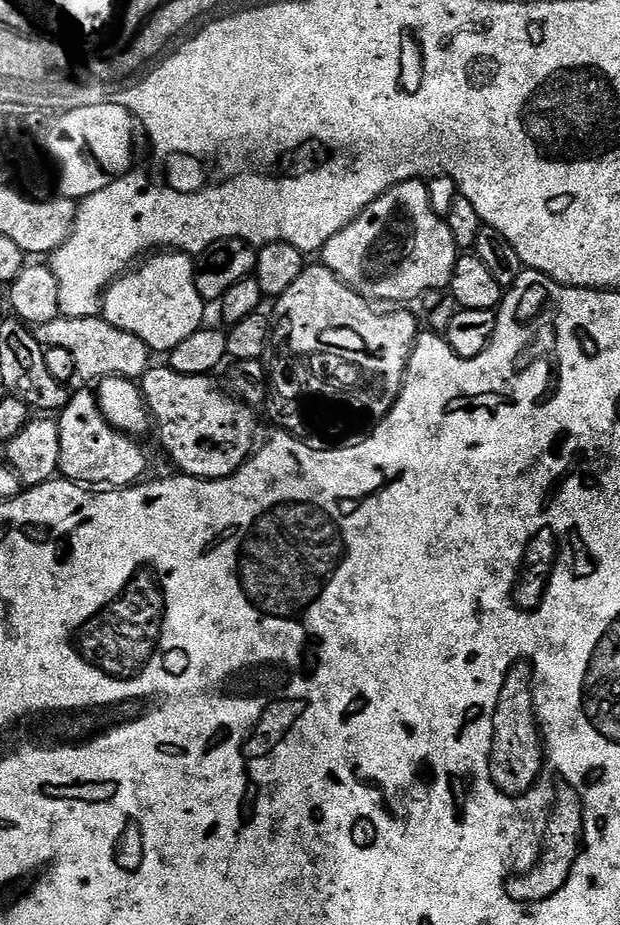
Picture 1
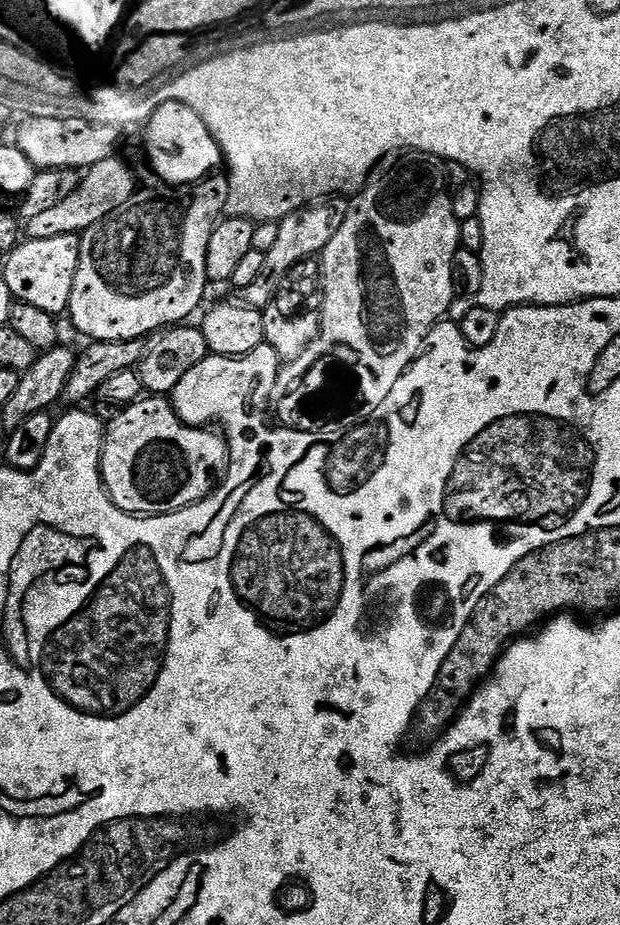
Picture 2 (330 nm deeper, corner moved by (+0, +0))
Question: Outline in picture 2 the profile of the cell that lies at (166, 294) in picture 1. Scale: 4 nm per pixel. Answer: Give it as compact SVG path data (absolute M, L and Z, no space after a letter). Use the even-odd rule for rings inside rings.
M208 183L160 186L157 192L137 191L121 208L82 233L80 261L67 315L72 316L73 326L82 335L89 336L89 341L140 340L157 330L187 321L184 319L199 306L204 296L204 287L210 284L206 254L214 227L212 211L219 209L225 200L225 193Z

